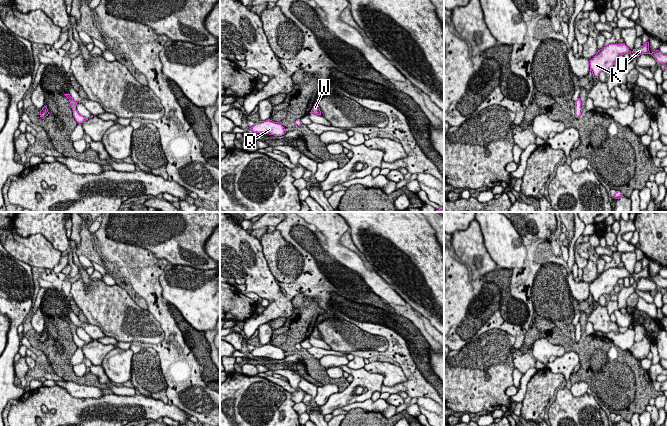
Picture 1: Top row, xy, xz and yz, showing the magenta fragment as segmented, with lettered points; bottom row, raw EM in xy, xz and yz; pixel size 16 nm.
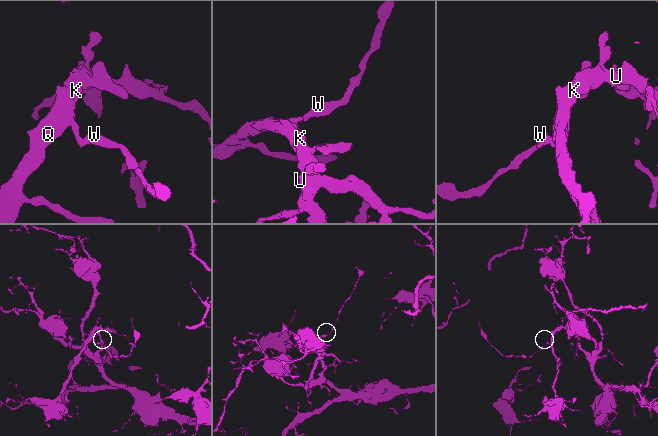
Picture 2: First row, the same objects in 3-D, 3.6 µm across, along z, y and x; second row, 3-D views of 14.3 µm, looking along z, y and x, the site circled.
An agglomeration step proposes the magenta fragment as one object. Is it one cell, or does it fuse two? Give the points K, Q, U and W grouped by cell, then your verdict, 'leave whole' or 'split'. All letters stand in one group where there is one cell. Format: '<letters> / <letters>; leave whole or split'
K Q U W; leave whole

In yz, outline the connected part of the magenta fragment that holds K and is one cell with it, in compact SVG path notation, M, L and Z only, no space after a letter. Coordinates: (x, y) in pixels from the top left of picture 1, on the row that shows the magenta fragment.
M609 44L598 50L597 54L590 60L590 71L594 78L598 79L602 71L608 71L613 68L619 55L630 54L629 48L623 44Z

